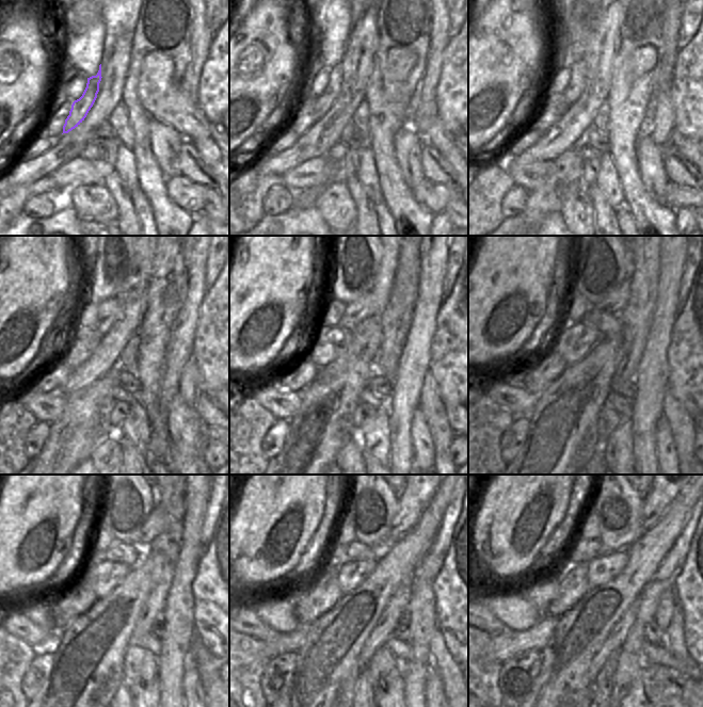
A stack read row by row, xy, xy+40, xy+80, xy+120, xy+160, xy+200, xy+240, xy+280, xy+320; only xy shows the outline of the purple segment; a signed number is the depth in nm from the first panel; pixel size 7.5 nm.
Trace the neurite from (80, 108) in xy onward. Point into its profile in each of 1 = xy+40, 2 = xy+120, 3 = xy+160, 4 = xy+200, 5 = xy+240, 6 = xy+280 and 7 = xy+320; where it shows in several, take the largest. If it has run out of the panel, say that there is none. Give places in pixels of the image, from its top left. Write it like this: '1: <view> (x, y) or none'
1: xy+40 (322, 103)
2: xy+120 (109, 311)
3: xy+160 (372, 304)
4: xy+200 (616, 302)
5: xy+240 (158, 521)
6: xy+280 (414, 499)
7: xy+320 (660, 496)

